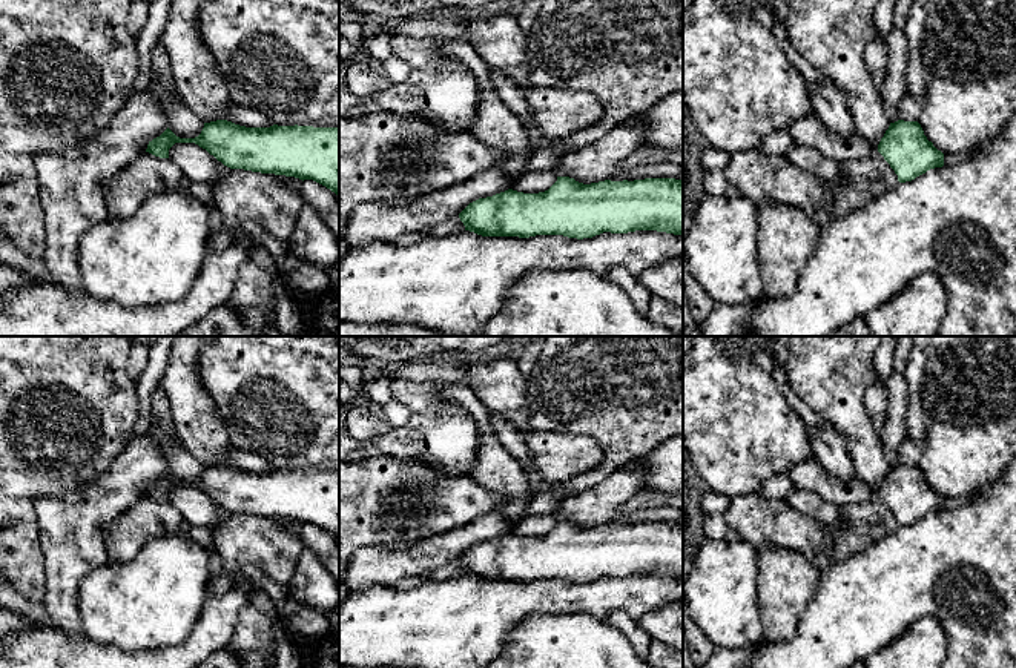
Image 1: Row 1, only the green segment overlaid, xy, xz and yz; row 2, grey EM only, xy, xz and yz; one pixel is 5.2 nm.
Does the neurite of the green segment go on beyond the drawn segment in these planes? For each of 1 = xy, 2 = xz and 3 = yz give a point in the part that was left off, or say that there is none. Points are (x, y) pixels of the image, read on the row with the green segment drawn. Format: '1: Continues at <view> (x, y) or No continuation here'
1: No continuation here
2: No continuation here
3: No continuation here

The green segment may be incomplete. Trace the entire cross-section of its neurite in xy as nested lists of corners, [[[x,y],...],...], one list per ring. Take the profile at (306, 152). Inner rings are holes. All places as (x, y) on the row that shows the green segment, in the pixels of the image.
[[[216,120],[204,123],[195,138],[180,138],[167,127],[146,152],[169,158],[175,143],[195,143],[230,169],[313,180],[339,193],[339,127],[246,127]]]

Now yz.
[[[918,121],[890,123],[878,144],[878,152],[895,170],[899,183],[944,166],[944,154],[927,140]]]

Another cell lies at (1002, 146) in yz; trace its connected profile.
[[[1016,114],[1008,120],[1001,135],[953,166],[927,170],[912,181],[899,183],[896,189],[876,197],[870,204],[820,227],[820,241],[801,269],[797,289],[783,298],[766,296],[750,315],[752,336],[829,336],[855,318],[895,298],[915,276],[930,272],[947,290],[947,313],[938,336],[1016,336]]]

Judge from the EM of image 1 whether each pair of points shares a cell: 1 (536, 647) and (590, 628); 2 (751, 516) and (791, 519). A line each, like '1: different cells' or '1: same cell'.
1: same cell
2: same cell

